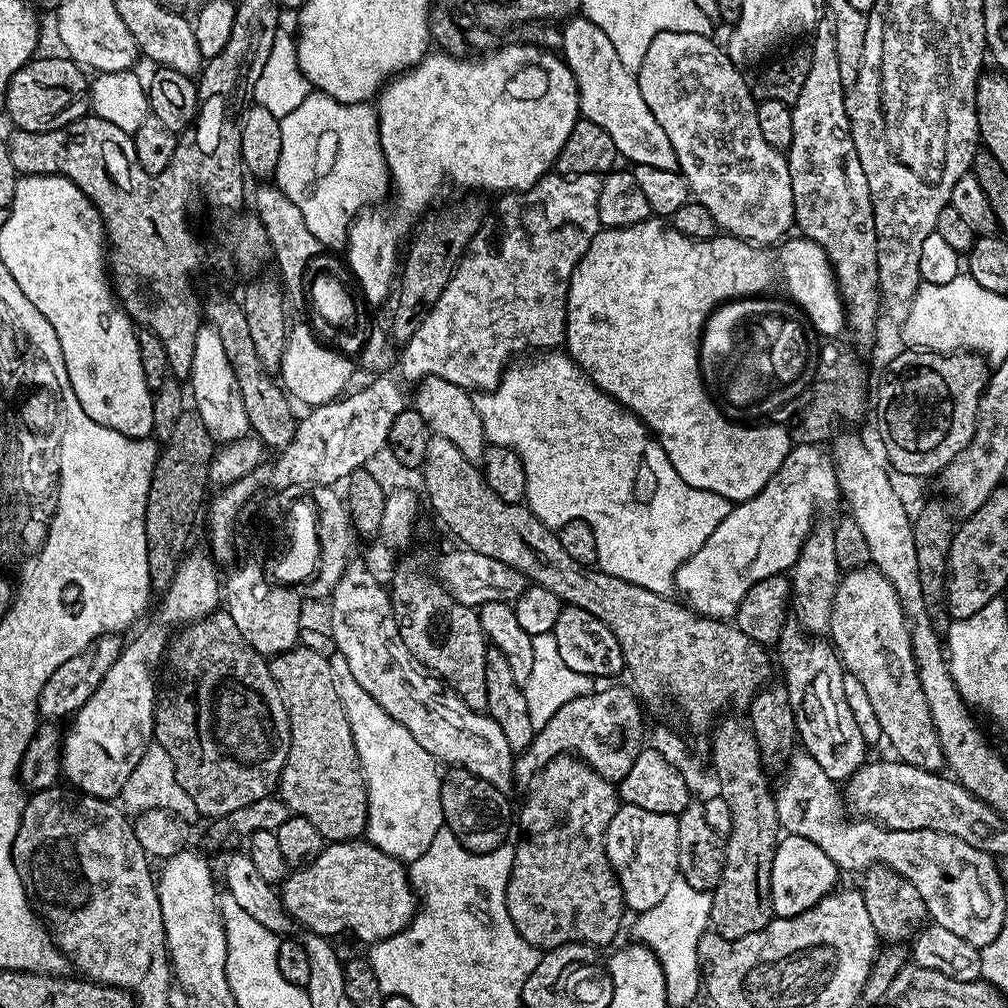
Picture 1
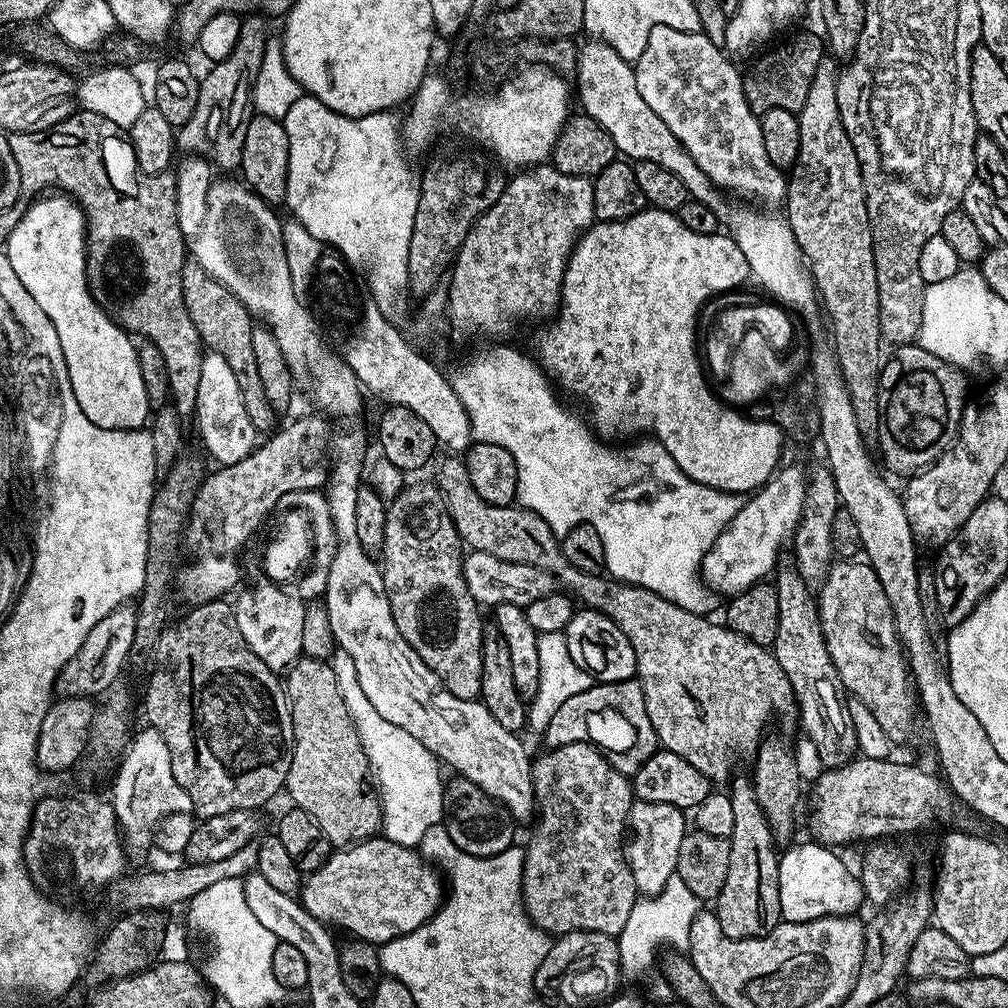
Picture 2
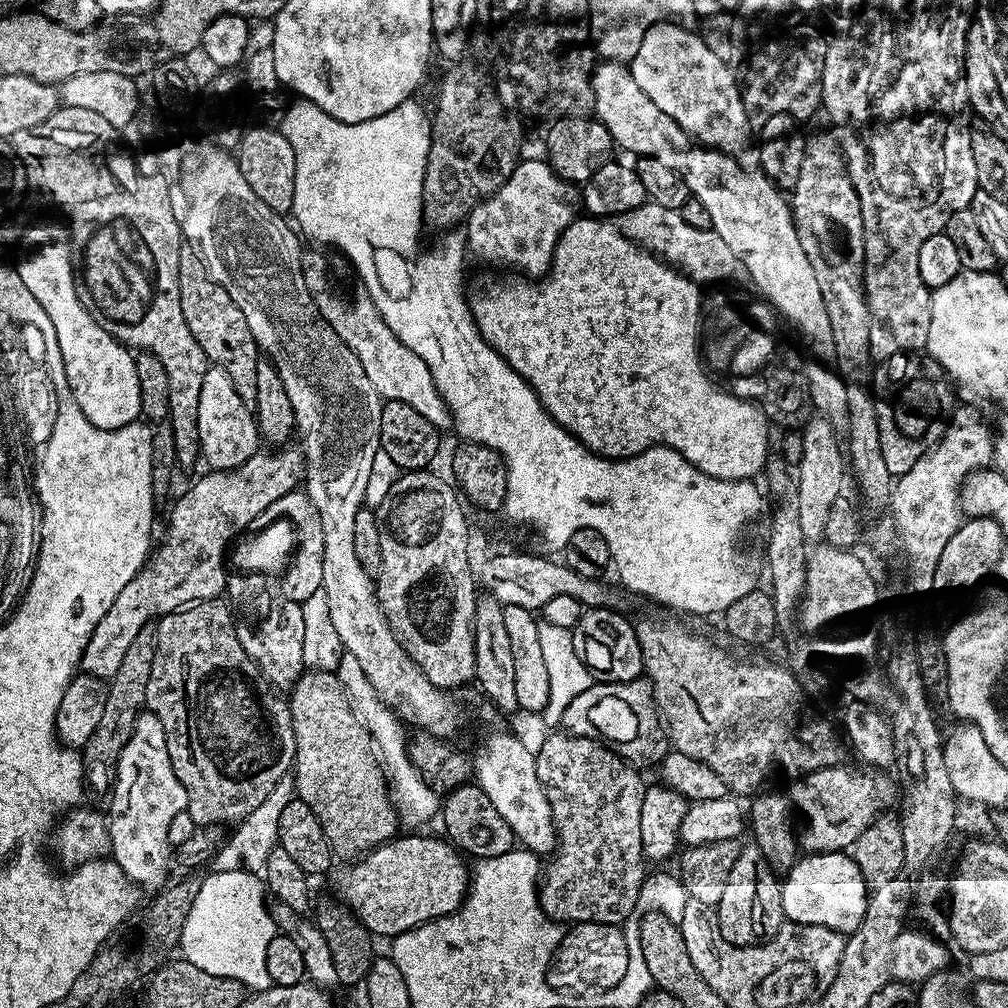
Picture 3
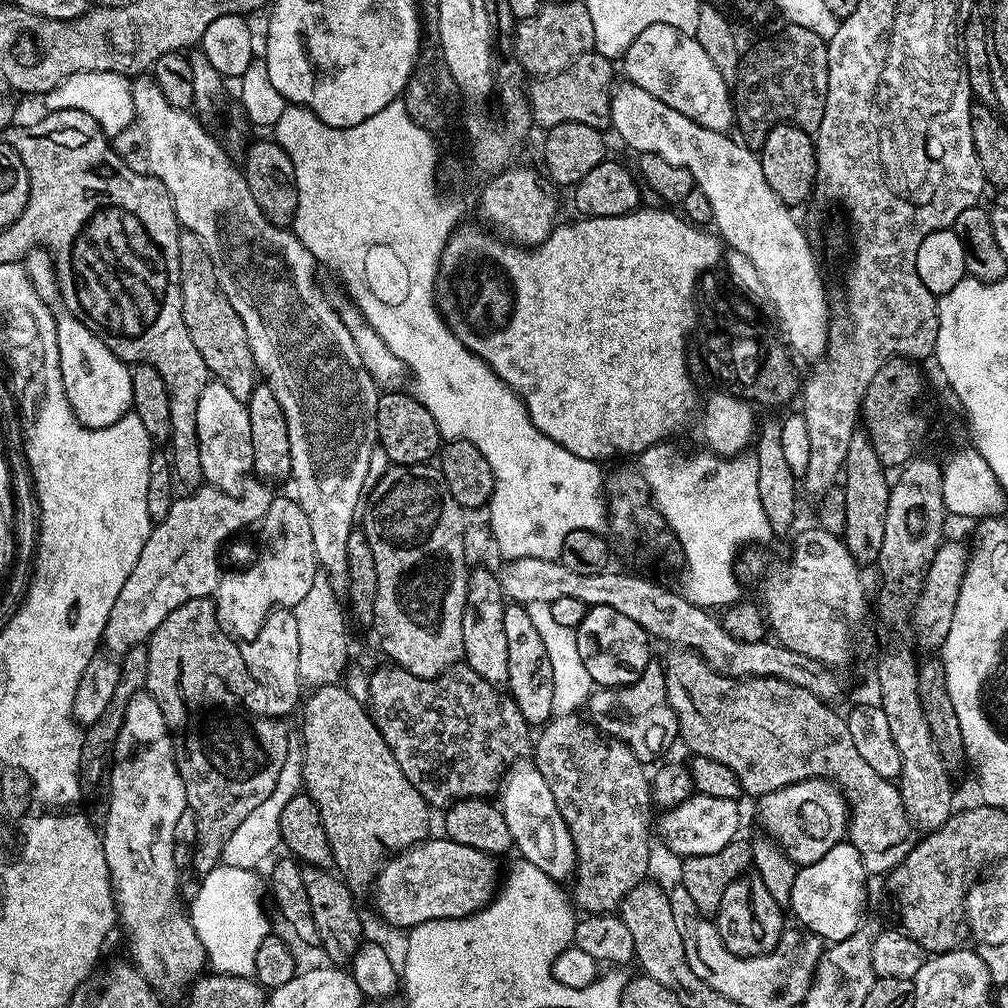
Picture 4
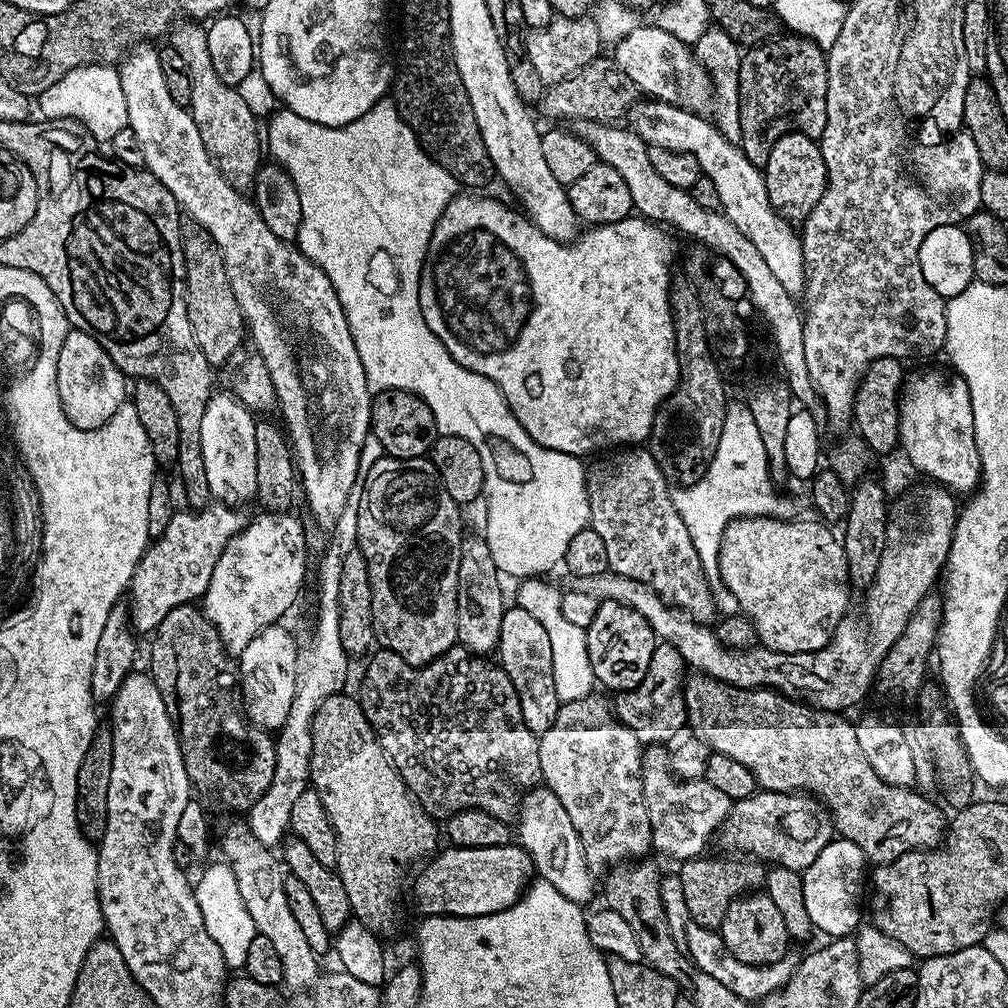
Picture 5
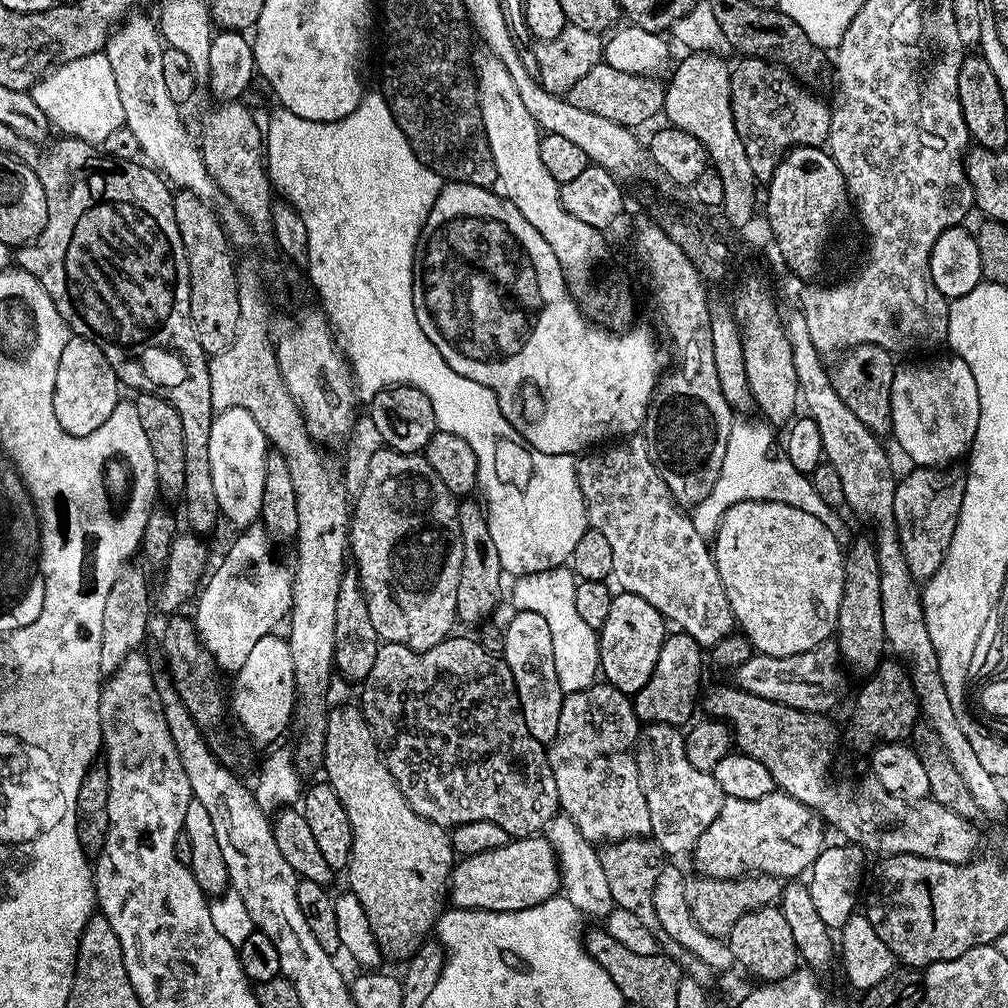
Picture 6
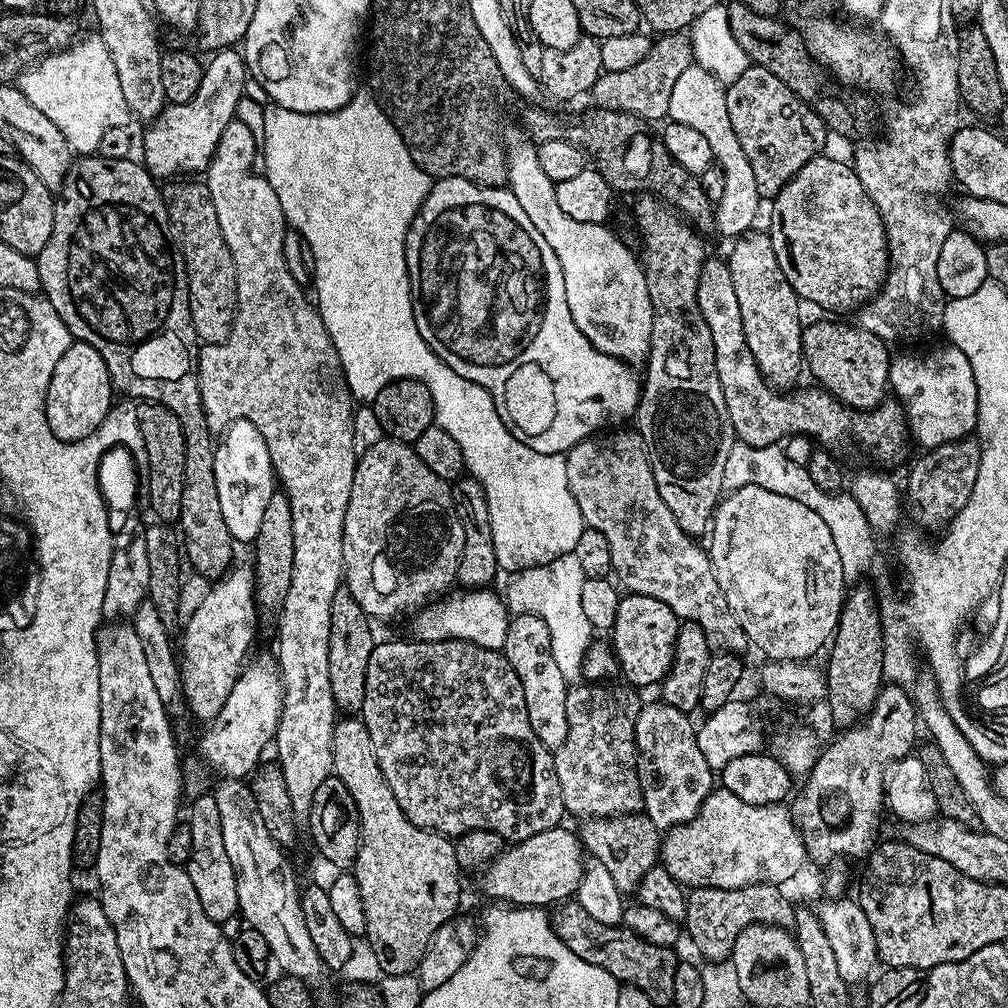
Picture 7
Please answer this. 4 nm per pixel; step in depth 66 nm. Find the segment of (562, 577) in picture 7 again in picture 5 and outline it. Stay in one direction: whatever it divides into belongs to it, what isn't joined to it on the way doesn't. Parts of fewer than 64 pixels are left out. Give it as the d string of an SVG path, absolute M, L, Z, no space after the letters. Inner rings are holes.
M528 578L519 585L522 590L522 603L518 605L522 610L530 610L530 615L538 618L539 624L546 629L546 635L550 637L550 650L554 658L554 686L558 698L562 702L574 702L578 698L586 698L593 695L594 688L592 684L597 683L595 674L592 673L590 666L590 658L588 657L588 634L587 631L578 626L574 626L574 622L570 622L570 618L566 618L566 614L562 614L562 592L556 589L554 585L547 584L544 578Z

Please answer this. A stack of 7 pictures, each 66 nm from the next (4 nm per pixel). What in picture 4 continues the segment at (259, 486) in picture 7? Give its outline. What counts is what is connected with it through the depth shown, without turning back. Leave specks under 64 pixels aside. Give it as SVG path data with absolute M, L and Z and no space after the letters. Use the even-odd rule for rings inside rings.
M209 382L198 400L198 442L204 479L213 488L239 493L245 487L244 475L252 472L254 446L250 446L250 418L245 401L234 398L219 382Z

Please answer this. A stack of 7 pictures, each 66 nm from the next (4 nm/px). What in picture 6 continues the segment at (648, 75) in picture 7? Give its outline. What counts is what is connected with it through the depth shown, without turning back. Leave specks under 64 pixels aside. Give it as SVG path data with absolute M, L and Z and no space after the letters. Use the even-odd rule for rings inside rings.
M601 62L594 66L588 74L582 78L581 82L576 82L566 94L567 103L578 106L592 114L599 114L602 118L609 118L612 122L626 125L631 128L646 123L657 116L664 109L663 81L658 81L657 77L644 77L626 74L625 71L614 70L609 64Z

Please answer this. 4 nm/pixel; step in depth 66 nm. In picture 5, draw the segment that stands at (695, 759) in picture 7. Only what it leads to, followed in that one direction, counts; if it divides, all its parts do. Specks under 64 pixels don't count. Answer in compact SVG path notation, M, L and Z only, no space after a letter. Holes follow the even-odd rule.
M647 745L641 756L642 792L652 823L652 848L664 856L673 856L676 862L703 857L704 847L714 840L734 802L707 778L679 779L672 769L670 751L665 745Z

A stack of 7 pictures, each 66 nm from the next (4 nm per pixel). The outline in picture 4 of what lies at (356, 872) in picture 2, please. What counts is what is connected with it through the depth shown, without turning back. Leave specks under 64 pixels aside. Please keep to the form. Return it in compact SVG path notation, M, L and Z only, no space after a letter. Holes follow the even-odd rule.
M425 838L379 865L374 881L376 908L396 928L411 930L426 922L469 916L486 907L498 891L497 861L488 853L447 838L432 839Z

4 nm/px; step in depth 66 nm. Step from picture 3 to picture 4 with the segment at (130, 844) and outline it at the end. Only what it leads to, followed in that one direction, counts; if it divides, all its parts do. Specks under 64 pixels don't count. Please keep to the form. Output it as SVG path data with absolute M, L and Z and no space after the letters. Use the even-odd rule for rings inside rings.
M141 690L130 698L126 706L126 718L122 718L122 730L116 743L116 760L112 764L112 793L110 814L102 826L104 857L112 879L112 897L116 899L116 915L119 927L128 935L128 952L131 963L146 978L150 987L161 997L176 996L187 989L205 971L204 947L192 925L192 917L180 905L180 892L176 889L178 871L174 866L174 846L178 841L178 818L189 811L186 786L180 777L162 710L151 693Z

